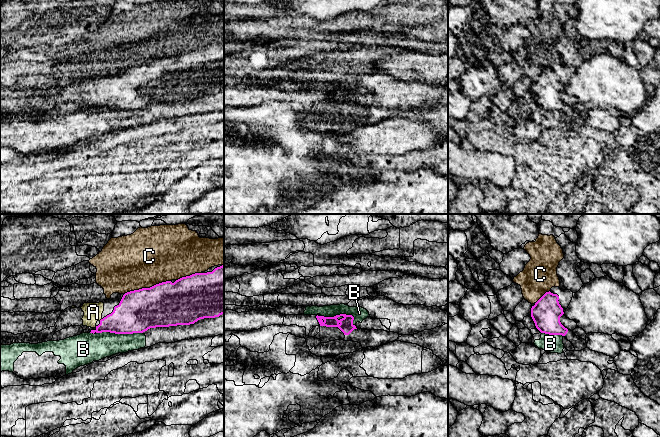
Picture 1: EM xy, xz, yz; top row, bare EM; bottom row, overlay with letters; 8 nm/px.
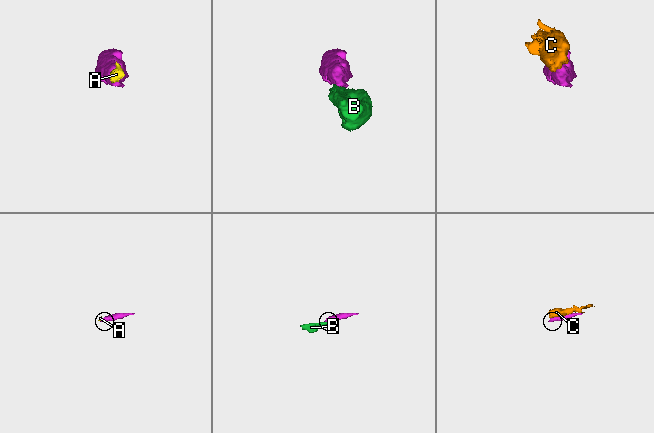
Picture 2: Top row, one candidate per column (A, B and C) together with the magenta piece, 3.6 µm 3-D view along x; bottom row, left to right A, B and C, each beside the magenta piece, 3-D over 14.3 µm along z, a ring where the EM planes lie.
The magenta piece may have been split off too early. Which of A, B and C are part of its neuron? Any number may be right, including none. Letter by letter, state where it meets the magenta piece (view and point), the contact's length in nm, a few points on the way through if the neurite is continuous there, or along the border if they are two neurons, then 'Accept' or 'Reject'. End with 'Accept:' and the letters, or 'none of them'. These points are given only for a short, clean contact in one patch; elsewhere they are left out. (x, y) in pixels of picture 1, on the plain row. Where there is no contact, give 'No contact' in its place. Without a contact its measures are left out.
A: No contact. Accept
B: Touches magenta at xy (119, 109). Shared border 380 nm. Boundary: xy (96, 108), (142, 109). Reject
C: Touches magenta at xy (147, 64). Shared border 400 nm. Reject
Accept: A

